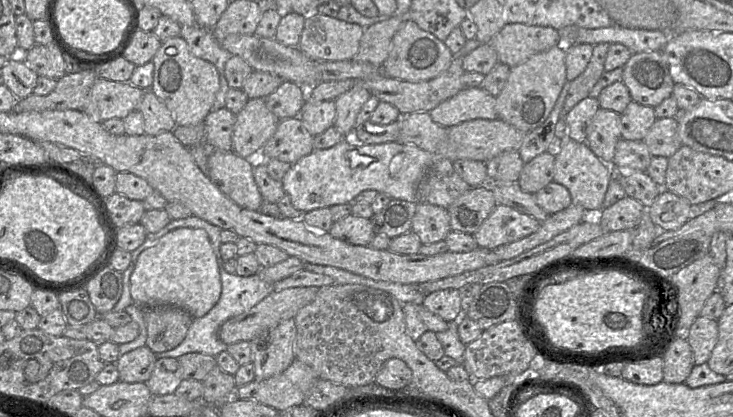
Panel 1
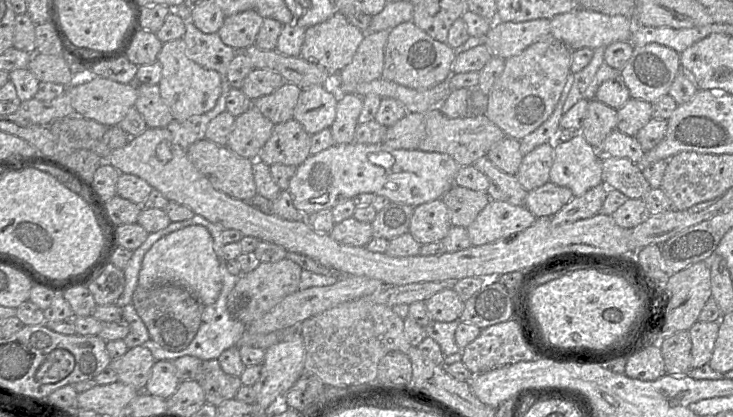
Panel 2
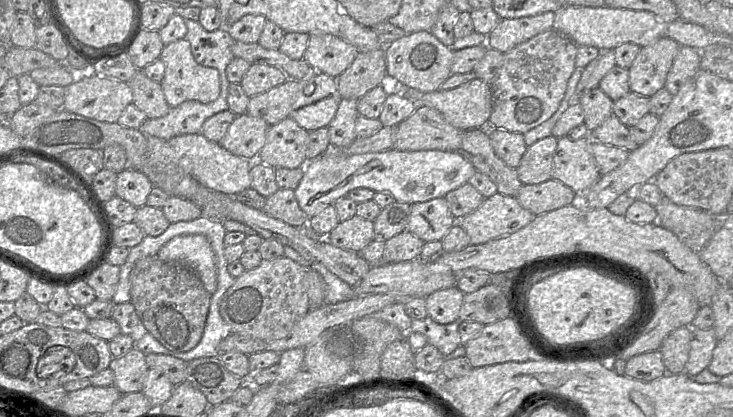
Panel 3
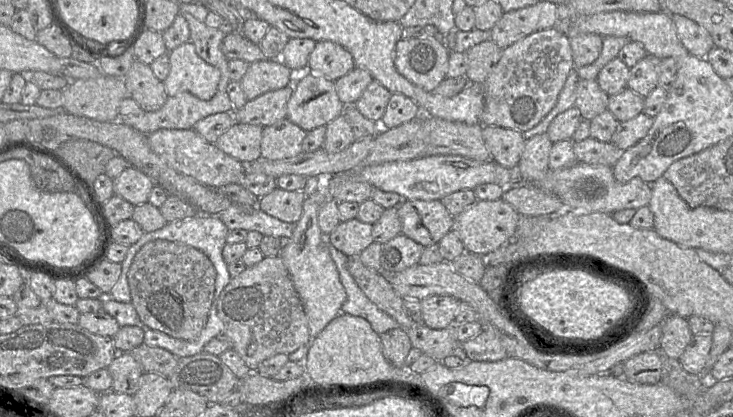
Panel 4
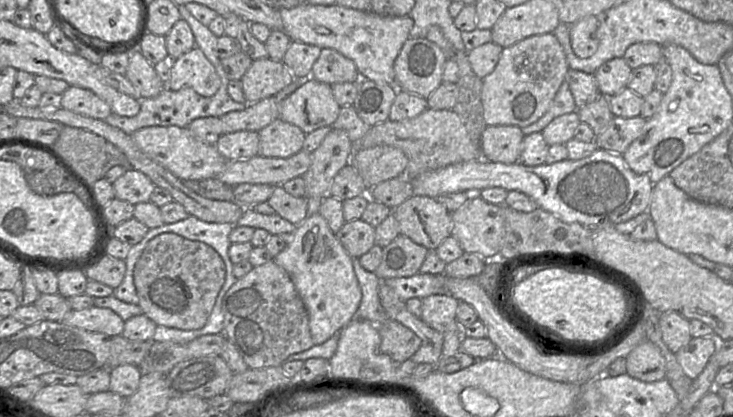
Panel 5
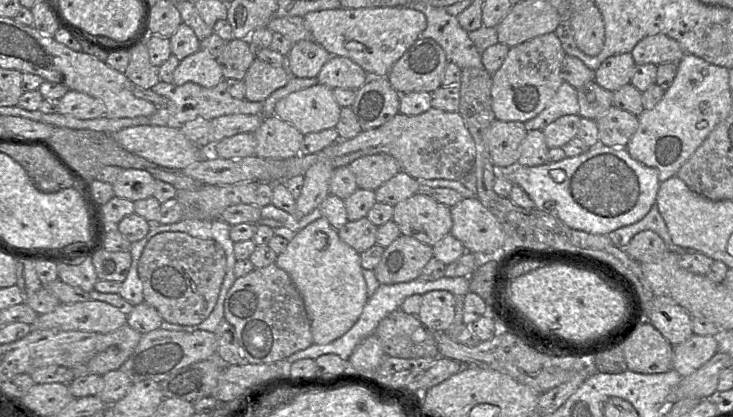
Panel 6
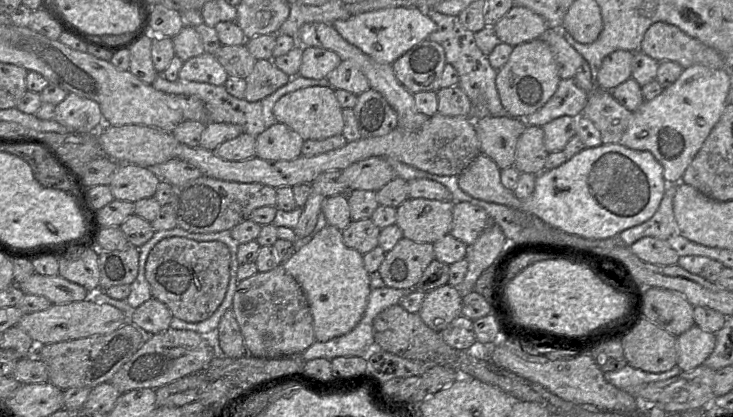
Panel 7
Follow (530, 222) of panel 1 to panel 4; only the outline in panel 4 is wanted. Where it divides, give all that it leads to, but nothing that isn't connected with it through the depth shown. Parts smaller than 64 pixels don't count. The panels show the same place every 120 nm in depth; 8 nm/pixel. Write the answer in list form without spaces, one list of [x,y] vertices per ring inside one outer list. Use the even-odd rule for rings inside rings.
[[[503,199],[476,201],[461,214],[454,217],[453,230],[461,239],[466,252],[483,256],[505,246],[513,237],[520,215]]]

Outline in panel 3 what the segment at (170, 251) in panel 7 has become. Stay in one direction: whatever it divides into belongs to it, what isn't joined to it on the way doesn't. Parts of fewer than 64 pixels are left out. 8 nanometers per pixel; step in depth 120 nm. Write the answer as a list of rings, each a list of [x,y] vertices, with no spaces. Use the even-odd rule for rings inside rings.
[[[156,255],[139,259],[130,273],[130,302],[138,317],[147,332],[173,352],[188,352],[199,344],[211,295],[193,271],[180,264],[163,262]]]

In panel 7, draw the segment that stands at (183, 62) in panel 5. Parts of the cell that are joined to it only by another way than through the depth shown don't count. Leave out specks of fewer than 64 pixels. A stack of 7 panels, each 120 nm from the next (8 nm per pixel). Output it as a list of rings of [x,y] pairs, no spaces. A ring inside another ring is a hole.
[[[203,53],[183,63],[179,72],[179,80],[207,83],[224,86],[229,78],[224,67],[213,54]]]

